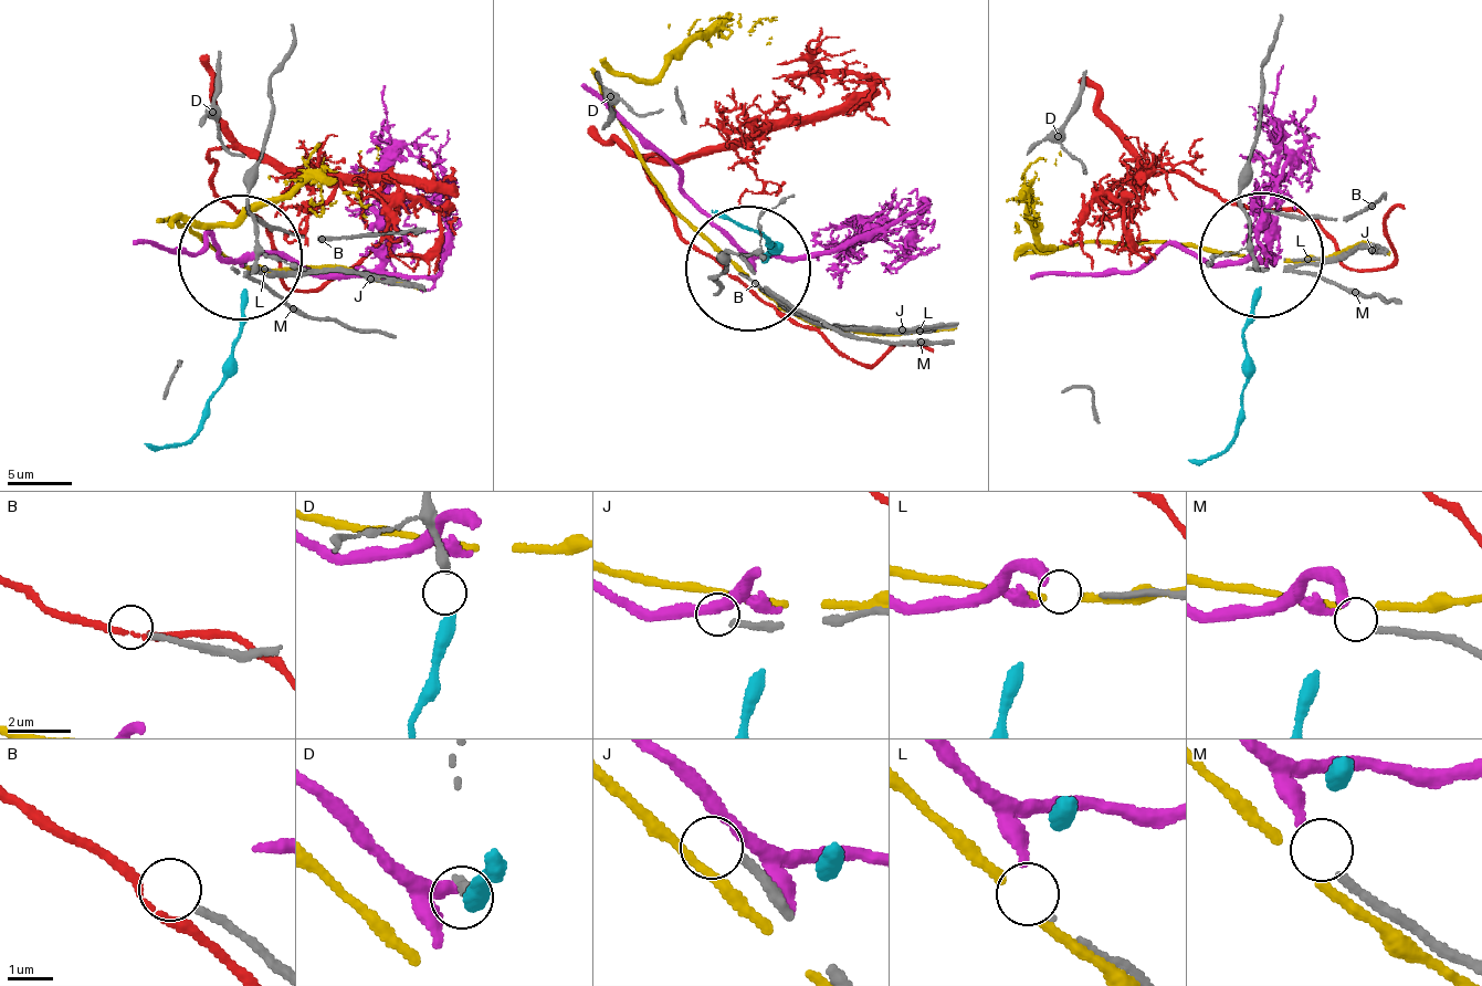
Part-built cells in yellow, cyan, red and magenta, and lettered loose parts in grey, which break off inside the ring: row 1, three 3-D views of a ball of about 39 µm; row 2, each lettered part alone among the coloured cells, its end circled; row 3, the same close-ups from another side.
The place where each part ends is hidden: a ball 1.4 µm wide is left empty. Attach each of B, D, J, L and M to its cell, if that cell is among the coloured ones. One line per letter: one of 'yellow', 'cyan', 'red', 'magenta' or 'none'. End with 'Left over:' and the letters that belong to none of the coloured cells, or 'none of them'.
B: none
D: cyan
J: none
L: magenta
M: none
Left over: B, J, M

